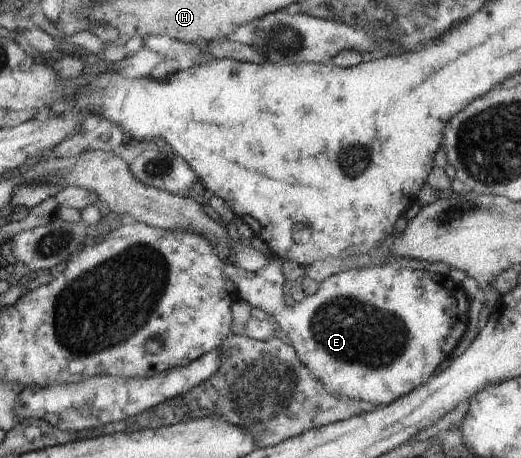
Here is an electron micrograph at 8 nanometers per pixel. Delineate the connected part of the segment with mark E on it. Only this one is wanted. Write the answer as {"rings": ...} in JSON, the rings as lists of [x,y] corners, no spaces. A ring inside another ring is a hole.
{"rings":[[[271,262],[269,266],[265,266],[259,272],[249,272],[232,264],[223,266],[223,274],[233,282],[238,298],[245,300],[252,307],[264,310],[269,314],[270,320],[275,323],[275,326],[286,332],[299,360],[309,369],[312,377],[316,378],[317,382],[320,382],[322,385],[326,384],[329,388],[339,393],[340,396],[347,396],[352,402],[369,402],[374,407],[389,406],[389,404],[393,404],[398,398],[403,398],[406,394],[413,392],[418,386],[423,386],[423,384],[429,382],[435,370],[441,366],[441,362],[450,358],[451,353],[459,346],[461,338],[467,332],[467,324],[469,324],[469,302],[471,298],[465,293],[460,281],[457,281],[454,275],[446,277],[439,273],[429,274],[429,272],[425,271],[411,270],[397,266],[392,267],[391,265],[377,265],[360,269],[352,268],[327,277],[320,282],[319,290],[315,294],[305,296],[299,302],[295,301],[290,307],[283,300],[287,287],[282,272],[282,266],[275,264],[275,262]]]}

